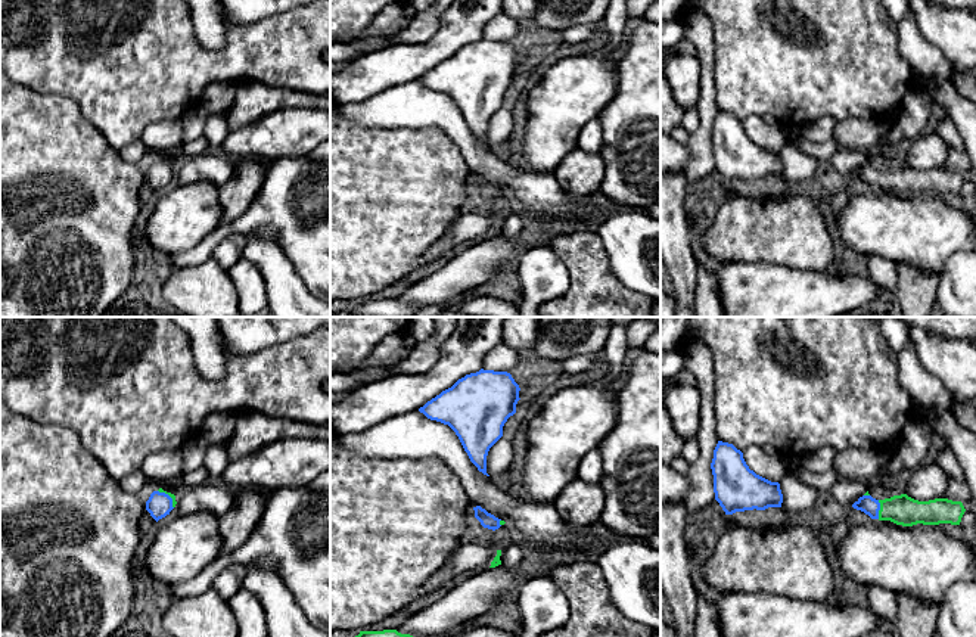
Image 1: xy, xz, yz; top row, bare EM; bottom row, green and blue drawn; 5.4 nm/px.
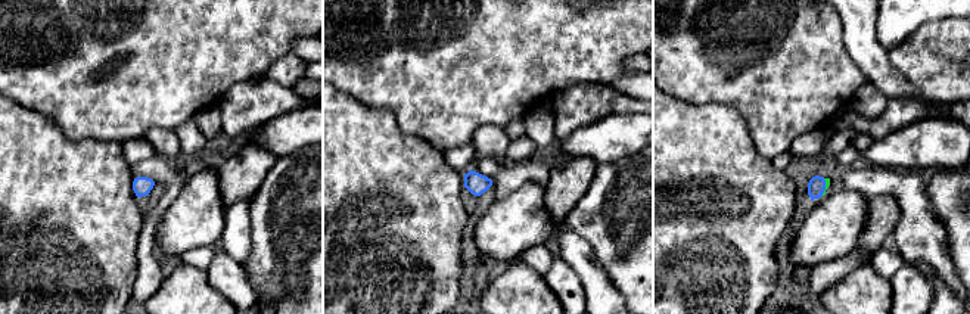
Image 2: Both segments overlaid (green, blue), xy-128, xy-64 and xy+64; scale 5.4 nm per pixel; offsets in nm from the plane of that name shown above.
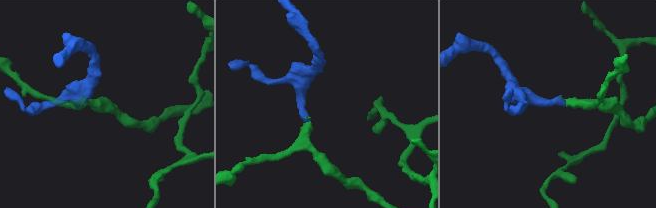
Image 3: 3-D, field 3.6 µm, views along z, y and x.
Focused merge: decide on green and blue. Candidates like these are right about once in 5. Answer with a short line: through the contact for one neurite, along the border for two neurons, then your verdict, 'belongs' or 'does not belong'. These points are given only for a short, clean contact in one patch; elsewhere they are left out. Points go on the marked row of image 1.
yz (904, 510), (880, 509), (870, 506) | belongs

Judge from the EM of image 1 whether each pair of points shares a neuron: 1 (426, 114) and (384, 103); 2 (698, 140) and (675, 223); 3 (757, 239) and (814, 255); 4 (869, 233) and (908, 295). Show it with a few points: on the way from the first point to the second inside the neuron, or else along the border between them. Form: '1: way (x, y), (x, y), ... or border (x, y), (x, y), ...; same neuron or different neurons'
1: way (416, 106), (394, 106); same neuron
2: border (684, 171), (689, 182); different neurons
3: way (771, 239), (799, 241); same neuron
4: border (897, 263), (905, 263), (925, 273), (932, 273); different neurons

